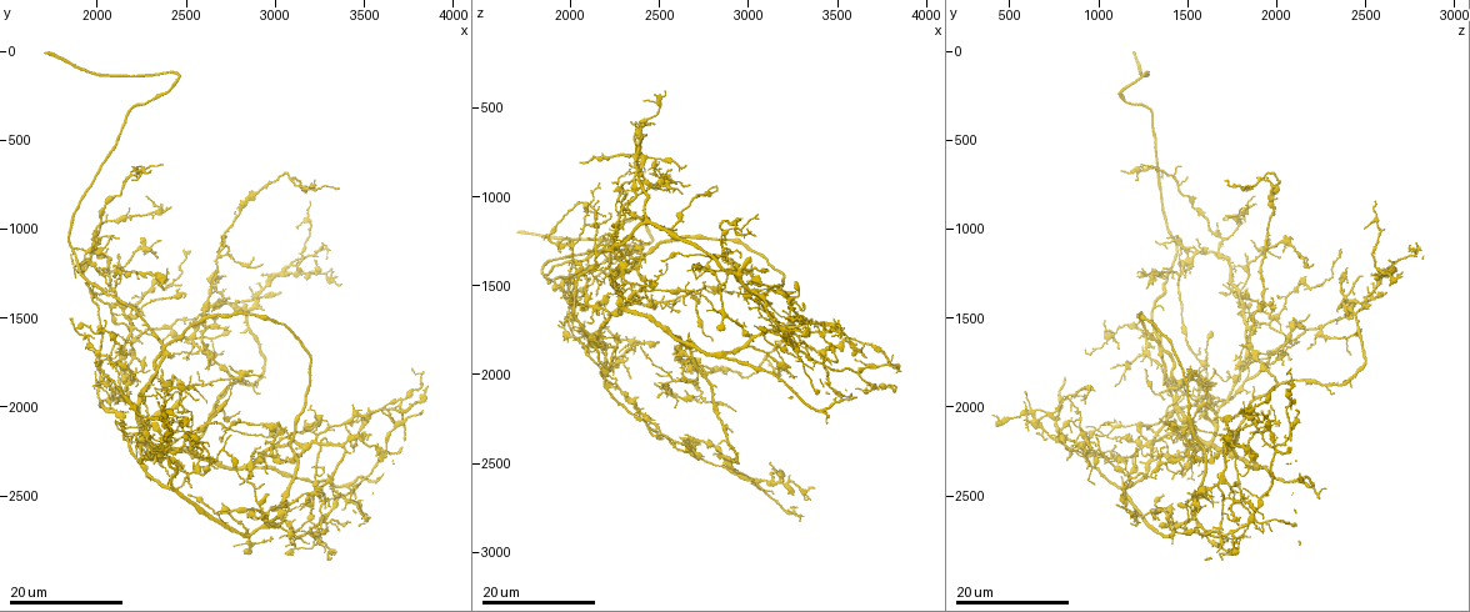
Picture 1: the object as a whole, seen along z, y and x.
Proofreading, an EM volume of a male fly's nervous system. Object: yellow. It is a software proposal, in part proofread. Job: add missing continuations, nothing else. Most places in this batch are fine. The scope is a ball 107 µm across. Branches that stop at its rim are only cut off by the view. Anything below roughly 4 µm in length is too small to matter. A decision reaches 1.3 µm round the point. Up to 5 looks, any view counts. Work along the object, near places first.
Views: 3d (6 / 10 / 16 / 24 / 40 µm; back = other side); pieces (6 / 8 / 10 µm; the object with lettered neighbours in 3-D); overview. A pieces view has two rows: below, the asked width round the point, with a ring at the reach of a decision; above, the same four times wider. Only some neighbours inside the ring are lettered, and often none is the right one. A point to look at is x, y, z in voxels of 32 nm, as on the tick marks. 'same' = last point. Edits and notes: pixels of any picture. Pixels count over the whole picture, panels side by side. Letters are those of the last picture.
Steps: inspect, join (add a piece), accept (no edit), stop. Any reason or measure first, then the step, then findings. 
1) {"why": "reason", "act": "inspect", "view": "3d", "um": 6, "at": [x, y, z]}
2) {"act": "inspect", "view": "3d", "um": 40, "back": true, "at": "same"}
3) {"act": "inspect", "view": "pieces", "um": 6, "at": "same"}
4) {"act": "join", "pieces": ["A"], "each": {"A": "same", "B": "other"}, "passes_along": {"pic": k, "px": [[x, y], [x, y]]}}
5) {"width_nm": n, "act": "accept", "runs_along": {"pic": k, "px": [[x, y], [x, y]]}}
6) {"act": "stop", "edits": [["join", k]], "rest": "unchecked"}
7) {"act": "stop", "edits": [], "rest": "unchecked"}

{"why": "thin end", "act": "inspect", "view": "3d", "um": 16, "at": [2340, 1800, 1280]}

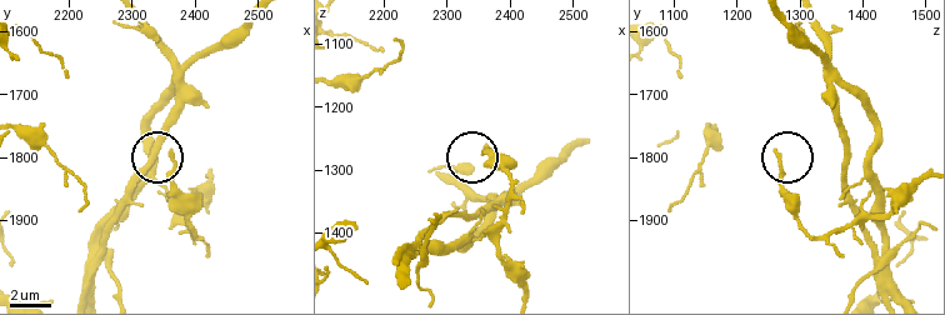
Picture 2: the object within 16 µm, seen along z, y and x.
{"act": "inspect", "view": "pieces", "um": 10, "at": [2360, 1790, 1265]}

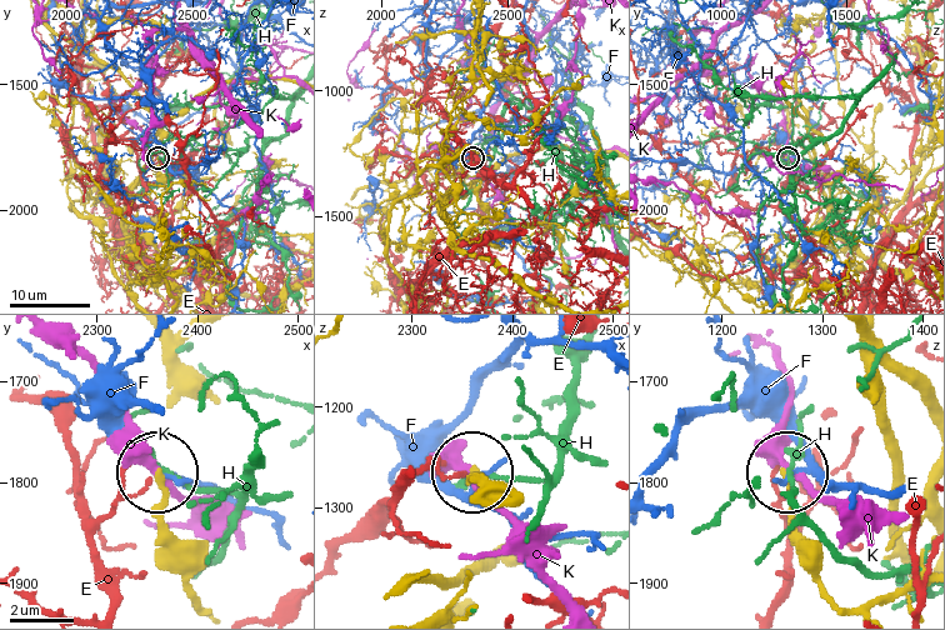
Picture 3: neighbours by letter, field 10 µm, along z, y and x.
{"act": "accept", "each": {"E": "other", "F": "other", "H": "other", "K": "other"}, "found": "none of them fits"}

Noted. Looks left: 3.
{"why": "free end", "act": "inspect", "view": "3d", "um": 24, "at": [2880, 1800, 1500]}

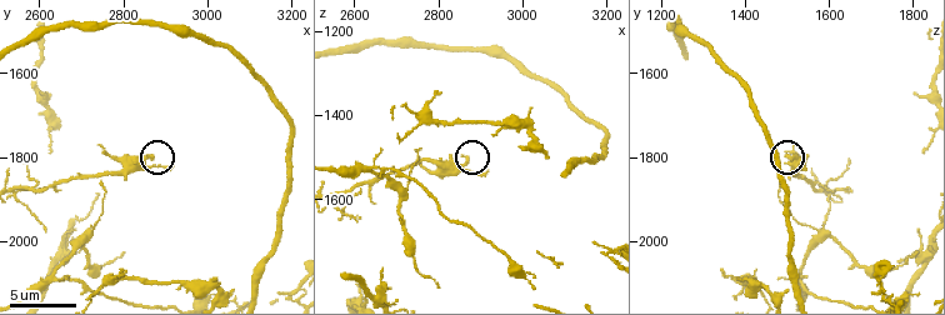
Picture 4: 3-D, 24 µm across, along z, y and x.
{"act": "inspect", "view": "pieces", "um": 6, "at": [2870, 1795, 1500]}

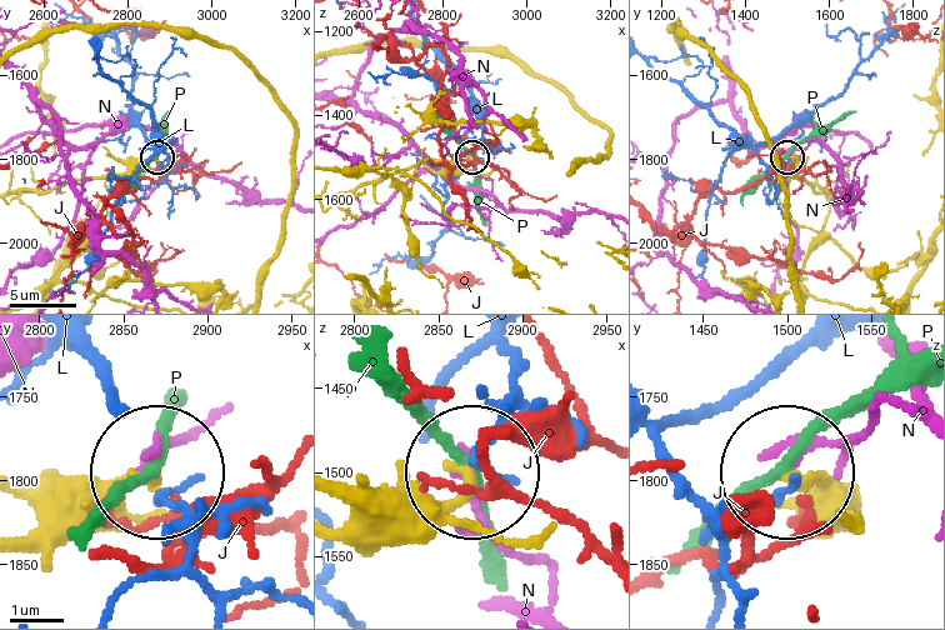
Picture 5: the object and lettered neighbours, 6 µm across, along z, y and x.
{"act": "accept", "each": {"J": "other", "L": "other", "N": "other", "P": "other"}, "found": "no lettered piece goes on from it"}

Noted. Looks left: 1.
{"act": "stop", "edits": [], "rest": "unchecked"}

